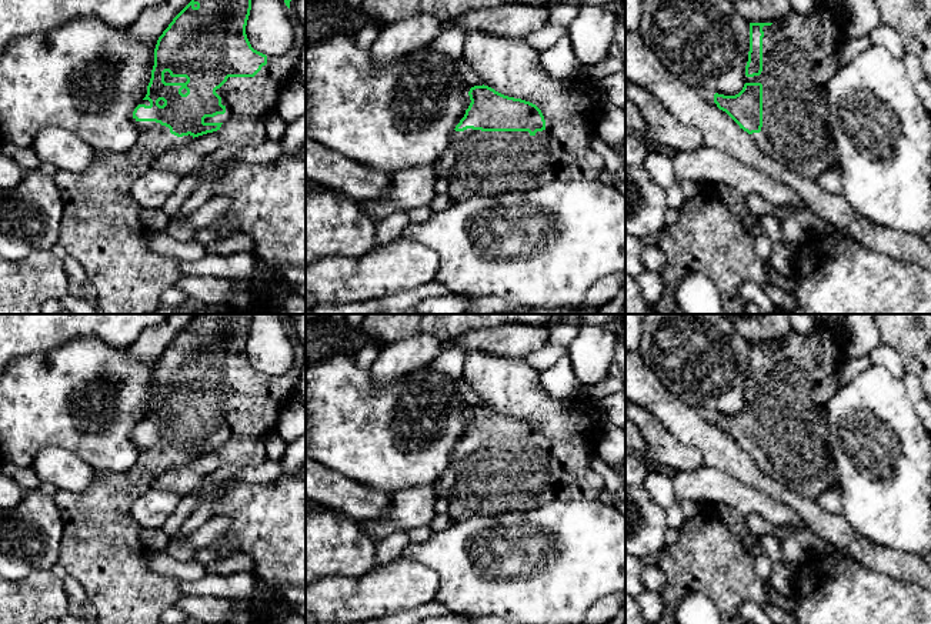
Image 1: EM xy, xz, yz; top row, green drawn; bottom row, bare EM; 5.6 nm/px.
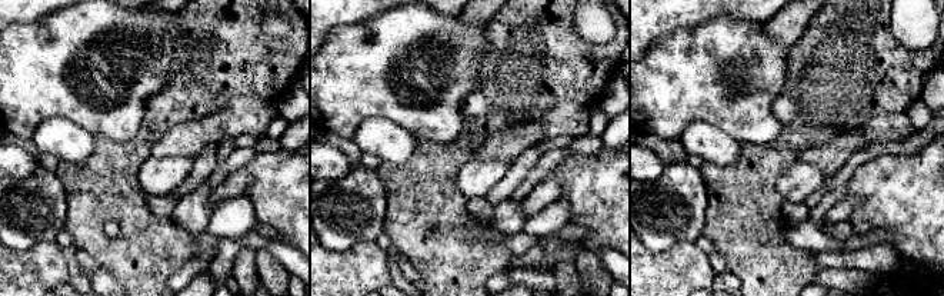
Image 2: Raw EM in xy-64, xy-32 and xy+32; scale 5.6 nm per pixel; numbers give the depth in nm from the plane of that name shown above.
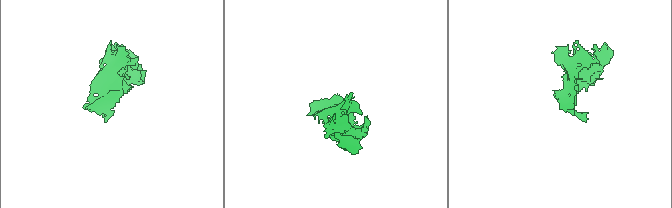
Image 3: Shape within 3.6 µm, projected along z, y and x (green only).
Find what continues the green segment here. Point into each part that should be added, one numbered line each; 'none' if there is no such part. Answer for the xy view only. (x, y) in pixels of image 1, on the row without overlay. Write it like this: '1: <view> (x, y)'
1: xy (257, 416)

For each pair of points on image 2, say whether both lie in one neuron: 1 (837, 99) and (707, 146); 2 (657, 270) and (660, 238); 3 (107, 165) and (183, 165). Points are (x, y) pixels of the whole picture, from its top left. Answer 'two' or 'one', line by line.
1: two
2: two
3: two

